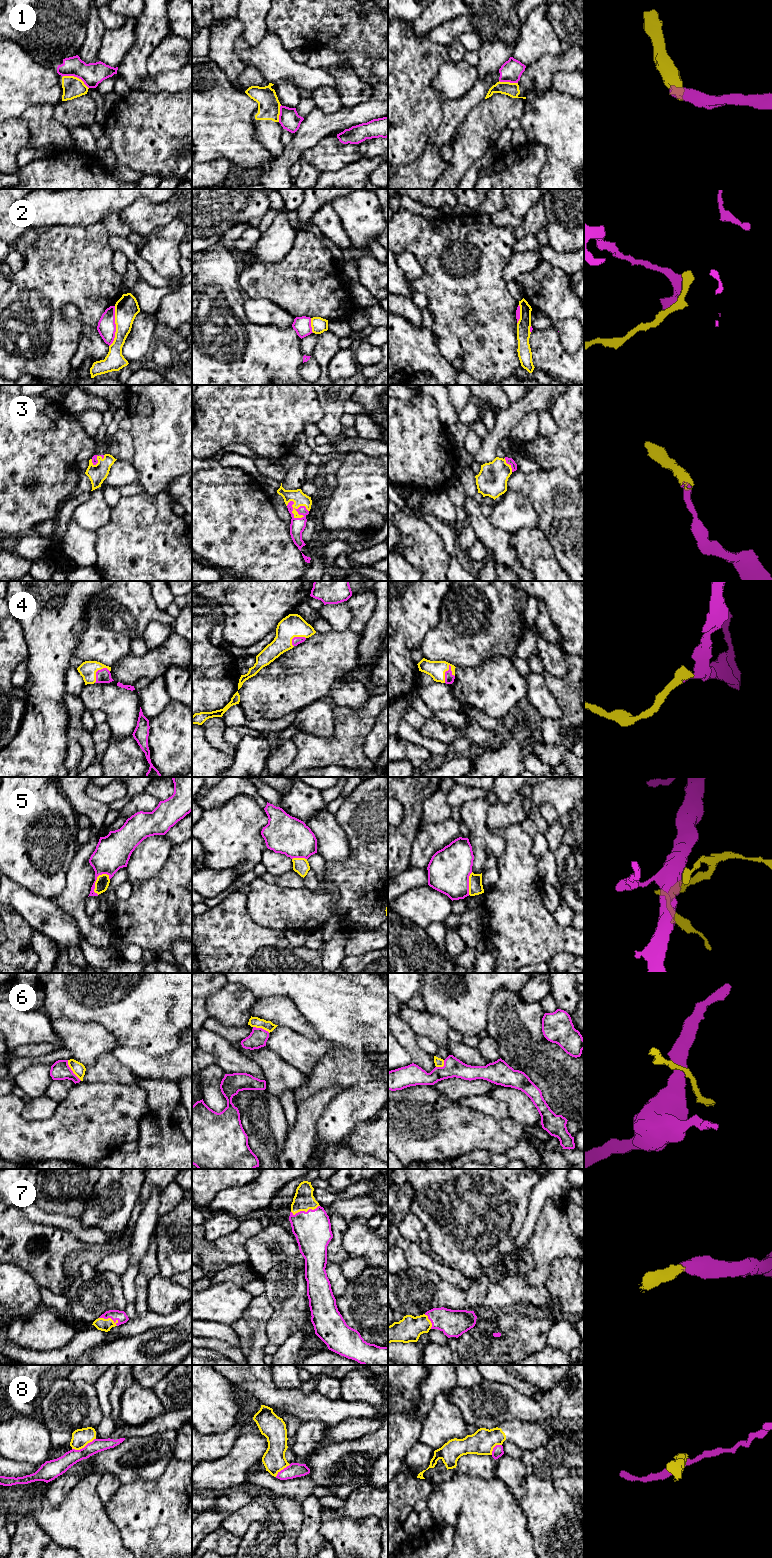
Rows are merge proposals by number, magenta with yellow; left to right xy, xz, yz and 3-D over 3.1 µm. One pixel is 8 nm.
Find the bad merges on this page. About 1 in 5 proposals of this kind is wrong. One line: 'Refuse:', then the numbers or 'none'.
Refuse: 1, 2, 5, 6, 8

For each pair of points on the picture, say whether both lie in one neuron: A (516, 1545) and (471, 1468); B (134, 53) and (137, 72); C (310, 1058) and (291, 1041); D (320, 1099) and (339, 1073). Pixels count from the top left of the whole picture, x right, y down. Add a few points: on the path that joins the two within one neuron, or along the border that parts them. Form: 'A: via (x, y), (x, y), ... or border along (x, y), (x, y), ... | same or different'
A: border along (458, 1472), (485, 1479), (494, 1476) | different
B: via (135, 58), (135, 67) | same
C: via (305, 1054), (296, 1046) | same
D: border along (344, 1087), (331, 1085), (318, 1090), (308, 1097) | different

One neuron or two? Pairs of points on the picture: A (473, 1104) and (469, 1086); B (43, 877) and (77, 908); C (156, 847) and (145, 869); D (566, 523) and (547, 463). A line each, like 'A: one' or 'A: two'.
A: two
B: two
C: one
D: two

